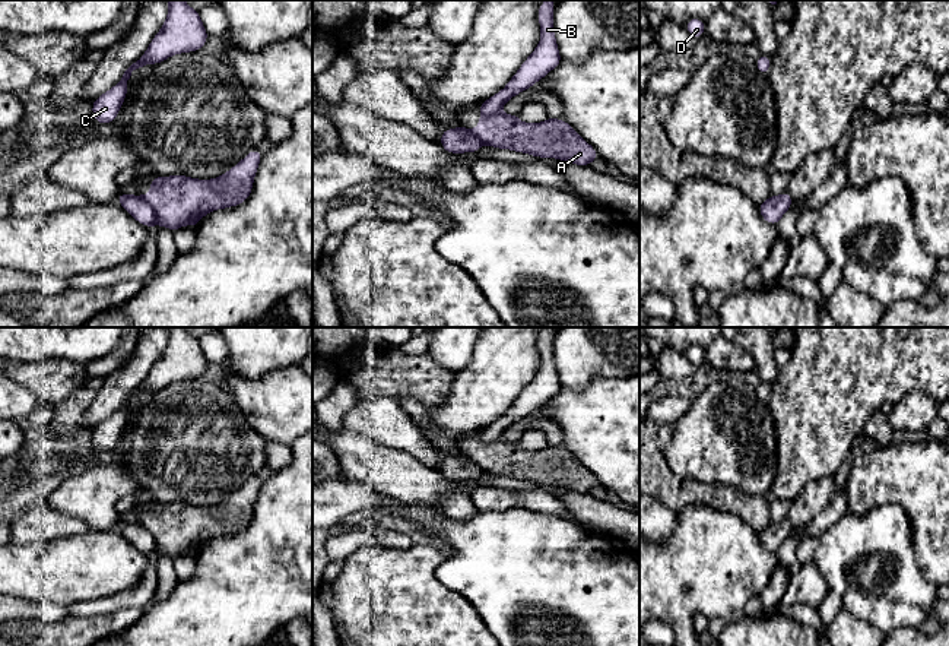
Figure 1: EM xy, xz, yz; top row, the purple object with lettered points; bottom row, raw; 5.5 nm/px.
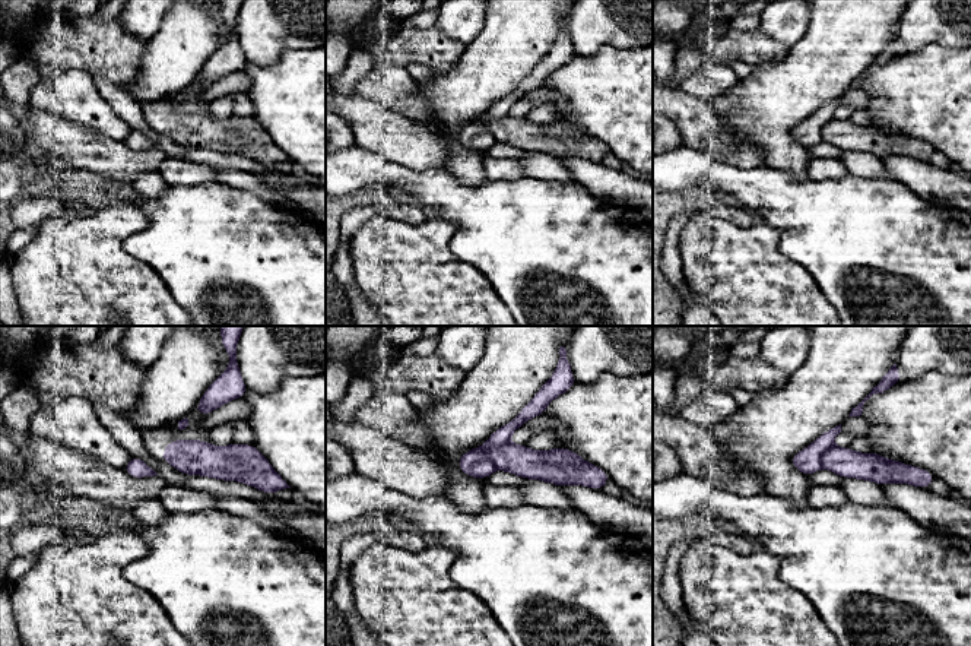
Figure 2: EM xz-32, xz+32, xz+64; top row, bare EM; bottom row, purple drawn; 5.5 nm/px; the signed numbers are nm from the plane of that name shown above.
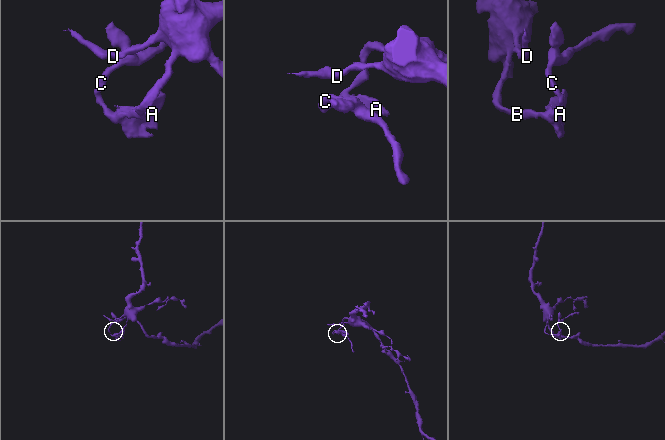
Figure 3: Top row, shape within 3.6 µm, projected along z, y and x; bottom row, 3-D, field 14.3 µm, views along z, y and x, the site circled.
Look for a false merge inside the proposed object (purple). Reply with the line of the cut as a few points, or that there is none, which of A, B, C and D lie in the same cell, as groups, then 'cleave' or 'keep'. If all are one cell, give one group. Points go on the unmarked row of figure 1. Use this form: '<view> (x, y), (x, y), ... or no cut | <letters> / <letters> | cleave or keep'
xy (142, 525), (155, 538), (158, 551) | A / B C D | cleave

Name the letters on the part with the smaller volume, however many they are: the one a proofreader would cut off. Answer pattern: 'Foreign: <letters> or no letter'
Foreign: A

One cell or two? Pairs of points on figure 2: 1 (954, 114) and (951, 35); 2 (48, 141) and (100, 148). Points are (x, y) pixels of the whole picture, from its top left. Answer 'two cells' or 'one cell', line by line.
1: two cells
2: one cell

